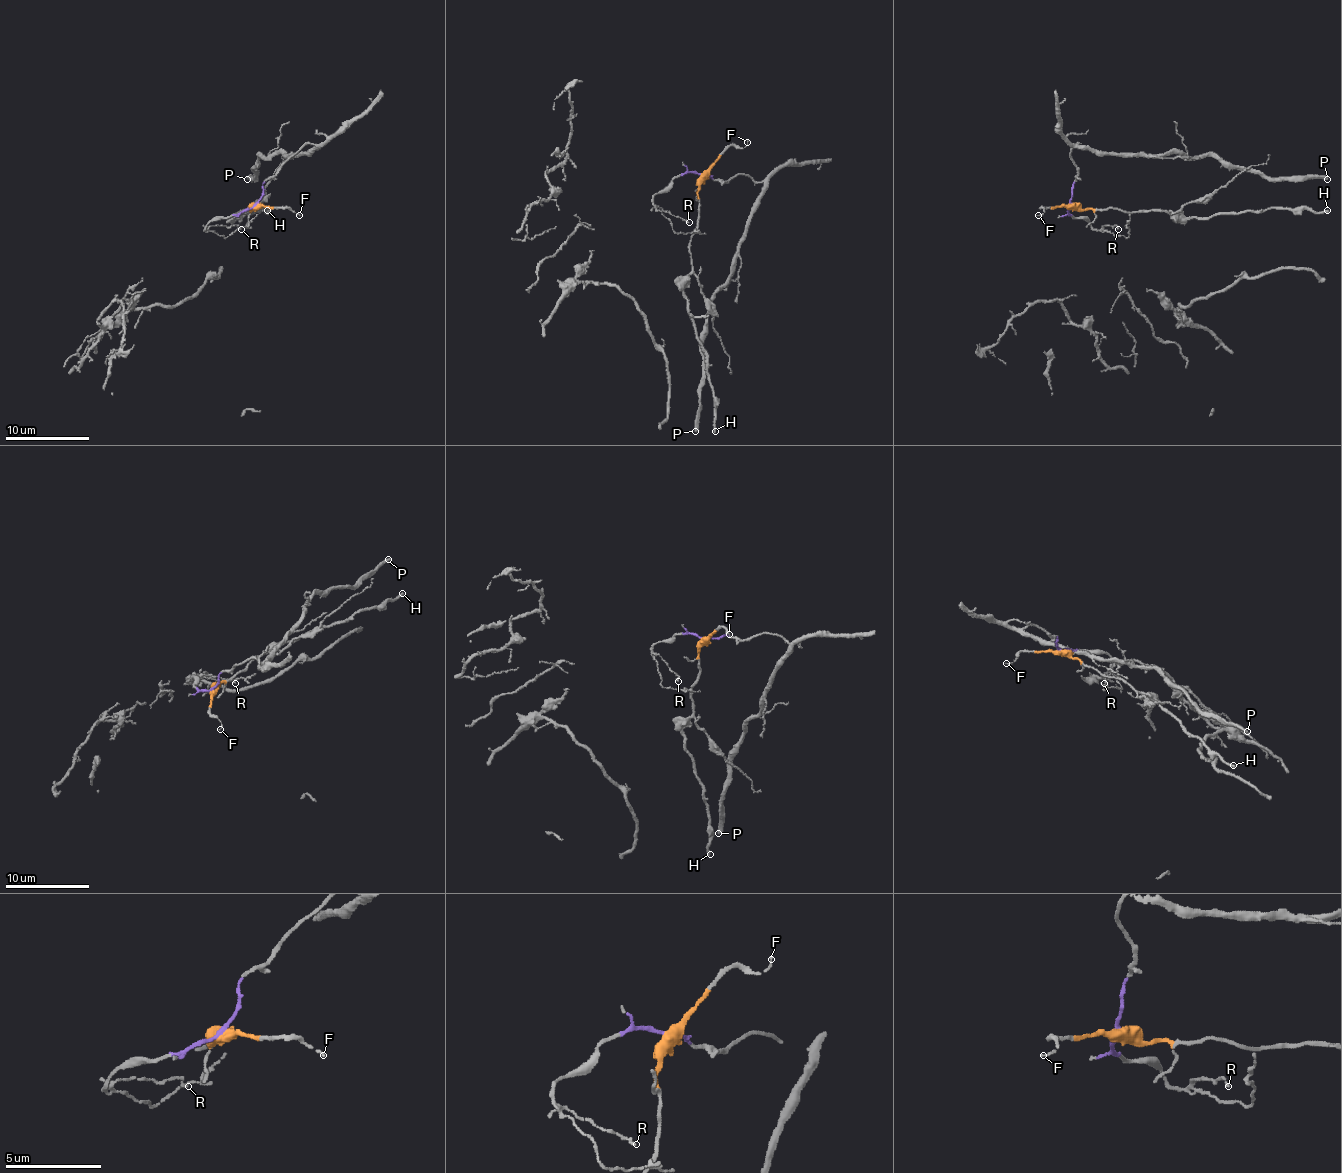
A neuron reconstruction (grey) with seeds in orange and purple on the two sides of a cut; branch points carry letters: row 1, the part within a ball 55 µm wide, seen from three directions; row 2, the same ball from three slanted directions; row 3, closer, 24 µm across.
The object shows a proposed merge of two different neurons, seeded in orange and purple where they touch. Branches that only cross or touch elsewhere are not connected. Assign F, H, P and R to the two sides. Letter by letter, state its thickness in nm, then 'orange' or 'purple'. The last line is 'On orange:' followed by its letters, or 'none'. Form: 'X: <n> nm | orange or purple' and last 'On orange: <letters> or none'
F: 90 nm | orange
H: 240 nm | orange
P: 300 nm | purple
R: 90 nm | purple
On orange: F, H

